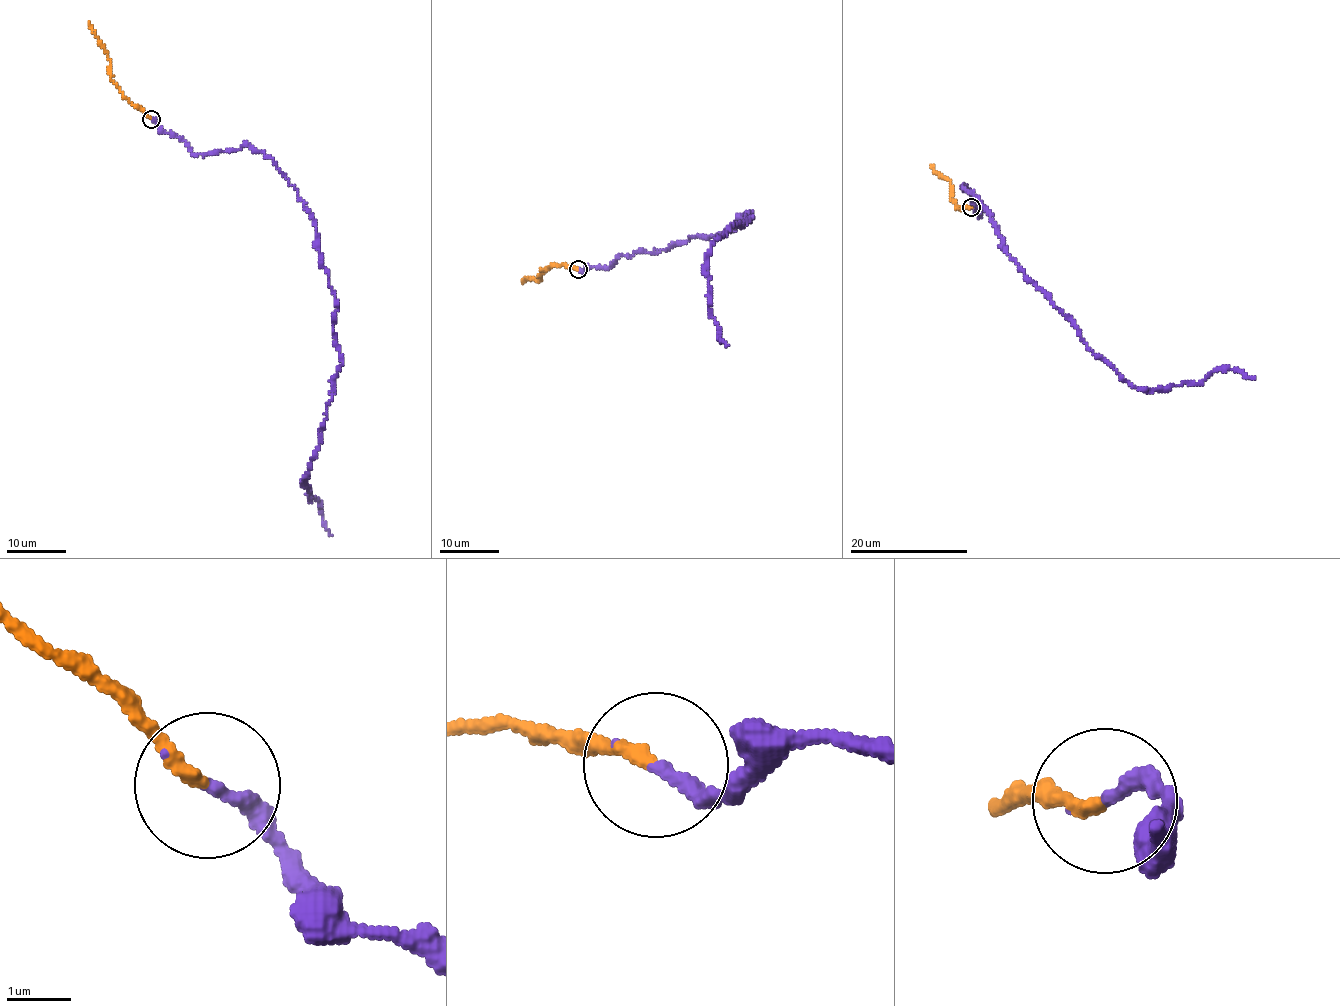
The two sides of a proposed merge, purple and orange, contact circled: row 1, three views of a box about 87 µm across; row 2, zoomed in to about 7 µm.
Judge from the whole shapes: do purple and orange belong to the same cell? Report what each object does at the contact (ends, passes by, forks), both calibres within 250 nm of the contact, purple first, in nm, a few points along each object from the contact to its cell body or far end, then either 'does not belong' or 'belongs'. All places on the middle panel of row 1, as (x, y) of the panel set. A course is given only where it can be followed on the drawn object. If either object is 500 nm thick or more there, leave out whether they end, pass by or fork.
purple ends | orange ends | 200/200 nm | purple via (577, 269), (607, 268), (695, 235), (719, 235), (750, 213), (717, 239), (706, 259), (709, 310), (728, 345) | orange via (577, 269), (550, 266), (541, 270), (540, 281), (525, 279), (521, 282) | belongs

